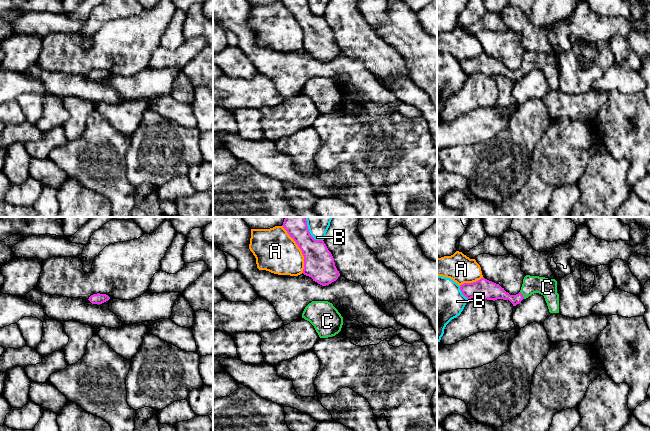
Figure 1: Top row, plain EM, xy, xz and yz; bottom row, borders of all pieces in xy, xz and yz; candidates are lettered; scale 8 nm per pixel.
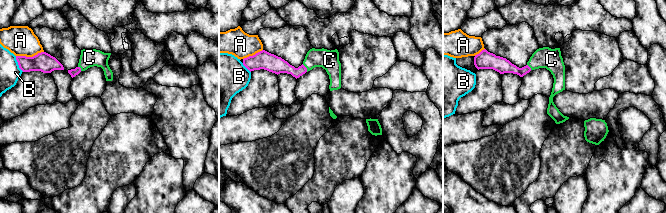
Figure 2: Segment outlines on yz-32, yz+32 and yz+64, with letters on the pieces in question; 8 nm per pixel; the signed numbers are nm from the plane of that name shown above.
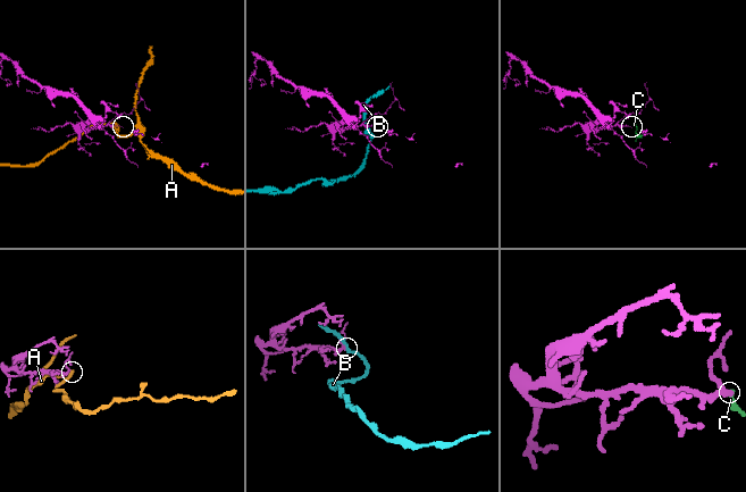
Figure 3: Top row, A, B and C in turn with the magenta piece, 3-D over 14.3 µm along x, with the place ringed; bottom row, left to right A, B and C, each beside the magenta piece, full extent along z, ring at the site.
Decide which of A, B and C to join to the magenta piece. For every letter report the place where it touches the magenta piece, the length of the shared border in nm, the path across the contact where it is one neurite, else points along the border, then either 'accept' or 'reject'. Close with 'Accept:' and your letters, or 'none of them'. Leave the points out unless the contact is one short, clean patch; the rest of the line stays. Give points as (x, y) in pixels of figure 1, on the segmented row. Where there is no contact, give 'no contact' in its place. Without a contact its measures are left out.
A: meets magenta in xz at (300, 248); contact 420 nm long; reject
B: meets magenta in yz at (462, 293); contact 130 nm long; reject
C: meets magenta in yz at (522, 295); contact 70 nm long; runs through yz (492, 291), (508, 297), (522, 295), (530, 287), (547, 287); accept
Accept: C

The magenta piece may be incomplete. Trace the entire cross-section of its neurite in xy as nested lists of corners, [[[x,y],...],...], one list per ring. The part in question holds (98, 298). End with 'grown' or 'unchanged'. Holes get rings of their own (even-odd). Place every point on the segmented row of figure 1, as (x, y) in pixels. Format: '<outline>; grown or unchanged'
[[[97,293],[97,294],[91,295],[88,300],[92,304],[102,304],[102,303],[108,301],[109,299],[110,299],[110,297],[108,295]]]; unchanged

